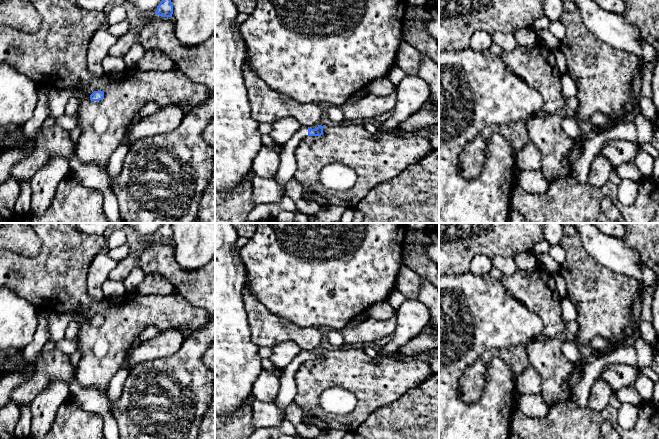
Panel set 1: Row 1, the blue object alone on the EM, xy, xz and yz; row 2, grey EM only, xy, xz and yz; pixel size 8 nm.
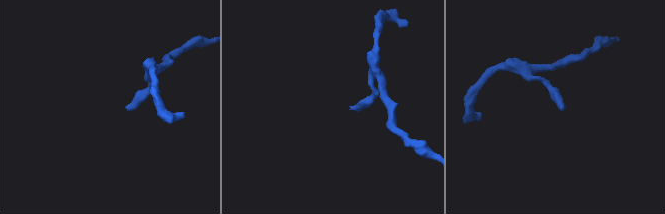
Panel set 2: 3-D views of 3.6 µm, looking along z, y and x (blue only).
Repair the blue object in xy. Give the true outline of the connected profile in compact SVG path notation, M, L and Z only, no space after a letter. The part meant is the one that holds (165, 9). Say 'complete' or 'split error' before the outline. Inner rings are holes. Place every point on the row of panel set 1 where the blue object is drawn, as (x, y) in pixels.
complete | M162 0L158 5L155 14L161 17L172 17L173 5L171 0Z

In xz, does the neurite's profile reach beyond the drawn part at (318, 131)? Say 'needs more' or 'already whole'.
needs more

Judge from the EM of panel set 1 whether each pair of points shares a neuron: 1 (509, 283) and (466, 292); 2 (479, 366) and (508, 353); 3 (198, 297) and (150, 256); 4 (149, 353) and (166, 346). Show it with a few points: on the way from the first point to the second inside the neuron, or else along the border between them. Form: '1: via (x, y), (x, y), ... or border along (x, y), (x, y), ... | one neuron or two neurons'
1: border along (499, 280), (503, 287), (519, 301) | two neurons
2: via (486, 359), (492, 353), (501, 353) | one neuron
3: via (187, 285), (162, 261) | one neuron
4: via (153, 349), (162, 346) | one neuron

